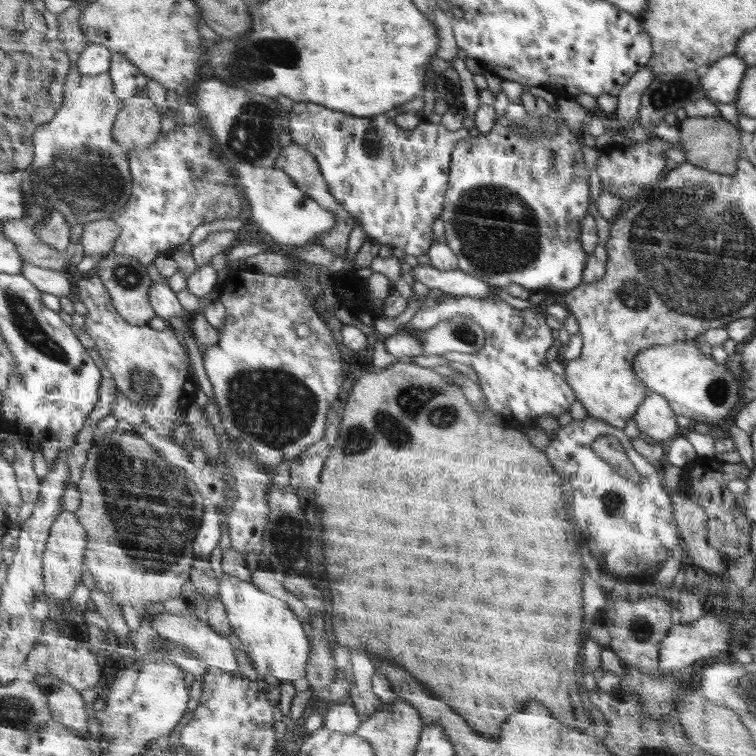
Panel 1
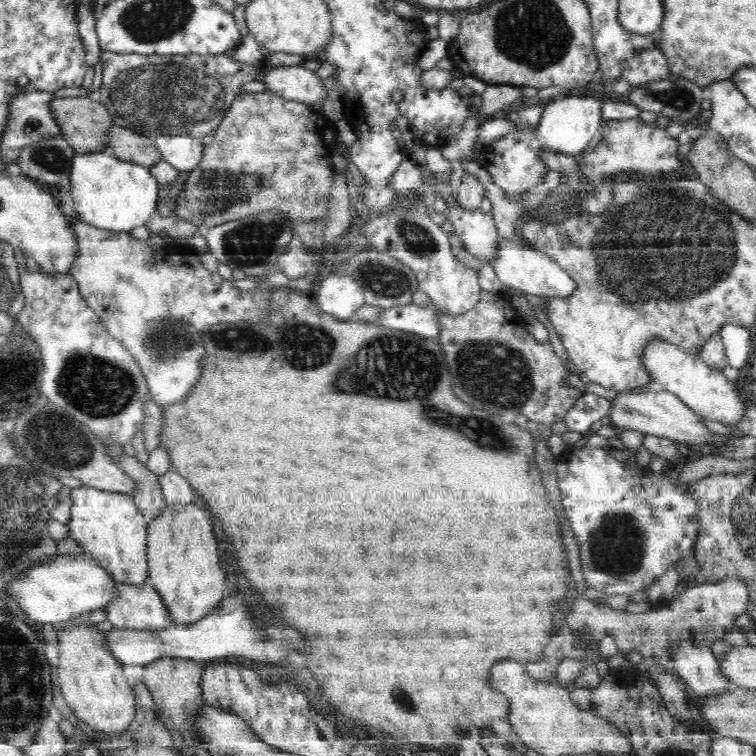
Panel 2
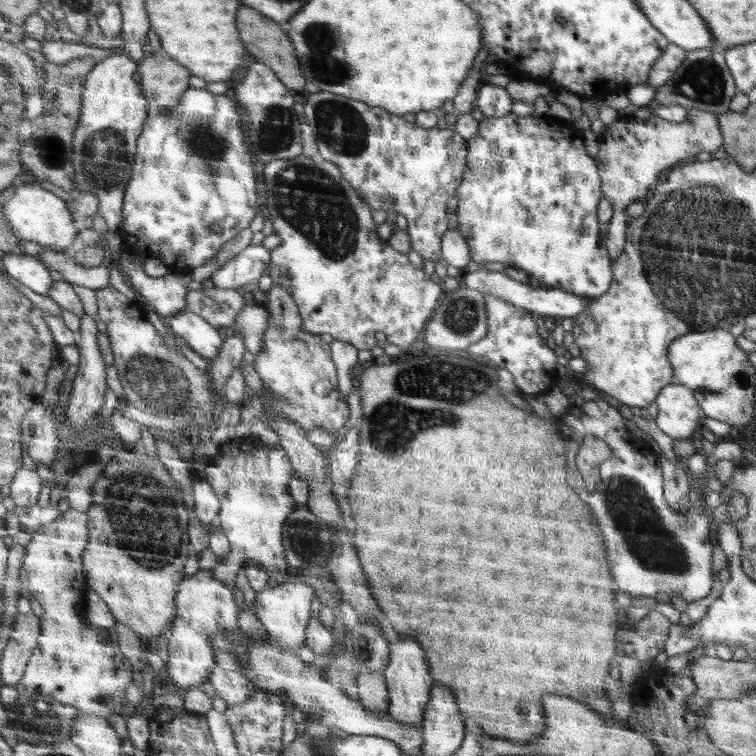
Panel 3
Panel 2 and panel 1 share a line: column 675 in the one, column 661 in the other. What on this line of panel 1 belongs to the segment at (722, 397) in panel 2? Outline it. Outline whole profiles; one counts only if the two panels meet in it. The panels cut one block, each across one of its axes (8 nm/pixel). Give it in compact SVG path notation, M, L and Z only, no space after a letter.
M694 339L675 342L672 345L658 345L646 349L646 354L637 354L638 362L634 370L638 370L638 378L646 385L649 393L660 393L673 407L678 415L686 416L694 421L709 423L718 422L730 416L730 412L740 402L742 386L736 382L734 374L725 364L718 363L711 356L698 350Z

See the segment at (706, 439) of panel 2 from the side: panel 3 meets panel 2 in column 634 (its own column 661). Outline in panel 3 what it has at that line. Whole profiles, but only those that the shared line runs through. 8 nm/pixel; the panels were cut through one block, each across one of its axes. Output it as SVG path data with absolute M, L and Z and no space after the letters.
M671 382L658 393L656 429L663 430L673 439L685 439L699 426L697 397L688 386Z

